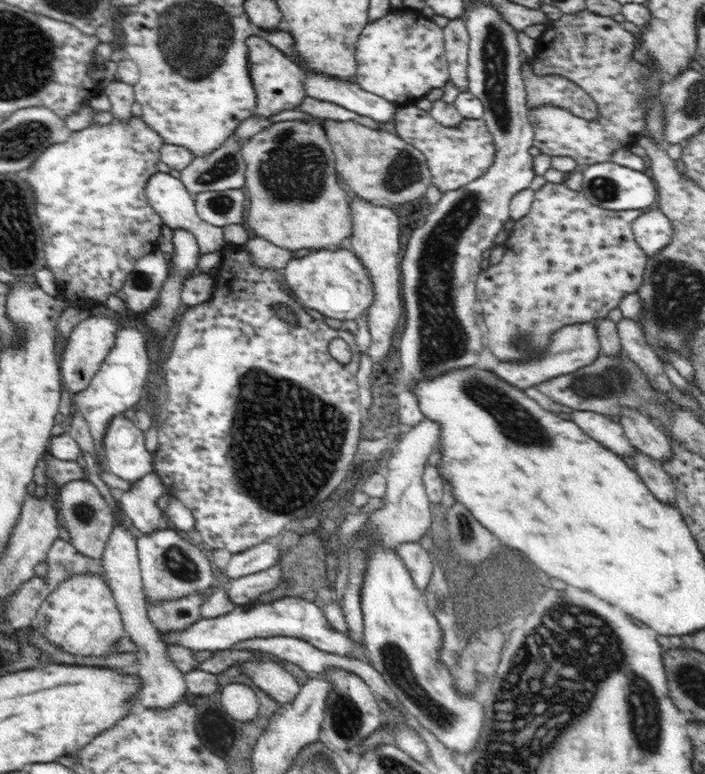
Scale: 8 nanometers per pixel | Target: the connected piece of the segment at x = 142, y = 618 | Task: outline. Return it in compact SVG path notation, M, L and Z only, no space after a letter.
M114 517L112 534L106 540L106 546L100 560L104 567L104 574L107 576L108 586L113 592L118 611L124 623L124 634L129 636L137 646L135 652L135 666L137 675L140 677L140 694L138 700L144 708L170 708L176 706L184 697L187 691L184 673L176 668L173 661L170 661L166 653L167 644L161 639L160 631L154 626L147 613L147 604L142 592L142 575L137 551L137 537L131 531L119 525Z

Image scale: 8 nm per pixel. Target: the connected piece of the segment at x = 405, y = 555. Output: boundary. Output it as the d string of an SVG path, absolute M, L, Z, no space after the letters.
M418 542L400 543L396 547L400 561L408 567L408 575L420 591L425 592L425 586L430 582L433 573L433 563L430 553Z

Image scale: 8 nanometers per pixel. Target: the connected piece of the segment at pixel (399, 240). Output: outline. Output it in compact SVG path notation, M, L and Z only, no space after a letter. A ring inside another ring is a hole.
M359 196L350 201L350 217L352 217L352 235L351 244L352 251L356 253L356 257L360 263L364 263L364 270L368 271L368 278L370 278L371 286L373 288L372 304L365 311L368 313L368 323L370 326L371 346L368 350L368 355L372 358L375 364L383 362L382 358L386 358L392 347L392 337L400 324L400 316L402 316L402 297L400 285L400 269L396 266L400 264L402 246L406 238L406 230L404 228L404 218L396 211L396 206L391 207L387 204L378 204L368 202Z

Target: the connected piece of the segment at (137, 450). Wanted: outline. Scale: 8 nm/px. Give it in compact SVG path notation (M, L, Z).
M123 413L108 423L103 447L107 470L130 484L142 480L153 470L152 453L144 445L144 431Z

